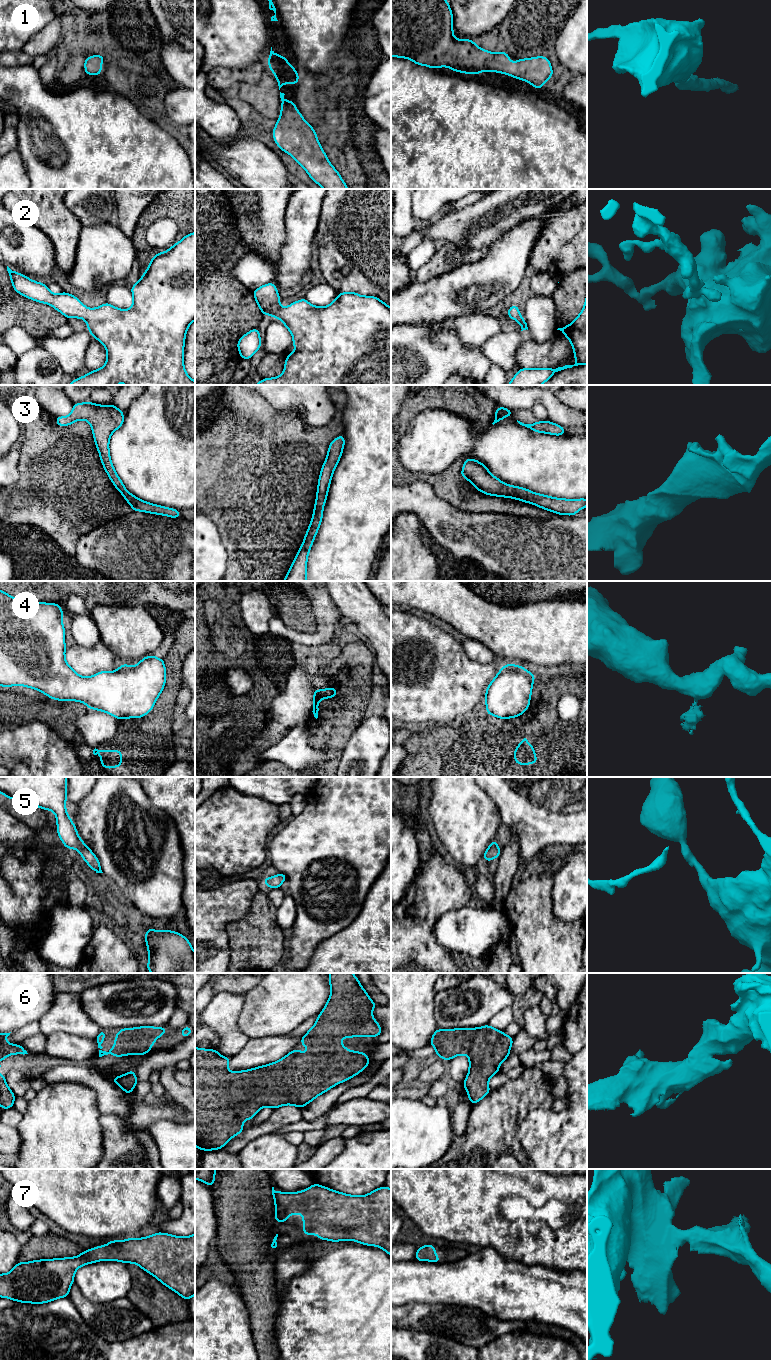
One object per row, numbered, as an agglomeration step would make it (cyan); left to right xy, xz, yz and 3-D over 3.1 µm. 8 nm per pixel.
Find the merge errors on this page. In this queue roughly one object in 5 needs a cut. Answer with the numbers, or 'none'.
4

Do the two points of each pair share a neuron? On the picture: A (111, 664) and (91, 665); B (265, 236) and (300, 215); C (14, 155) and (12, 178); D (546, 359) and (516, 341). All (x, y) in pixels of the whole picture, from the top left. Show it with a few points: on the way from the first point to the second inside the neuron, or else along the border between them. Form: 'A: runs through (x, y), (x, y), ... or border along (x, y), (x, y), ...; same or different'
A: runs through (106, 664), (96, 664); same
B: border along (288, 201), (285, 207), (285, 243), (281, 247); different
C: runs through (12, 161), (12, 172); same
D: border along (524, 338), (515, 354), (515, 366); different

